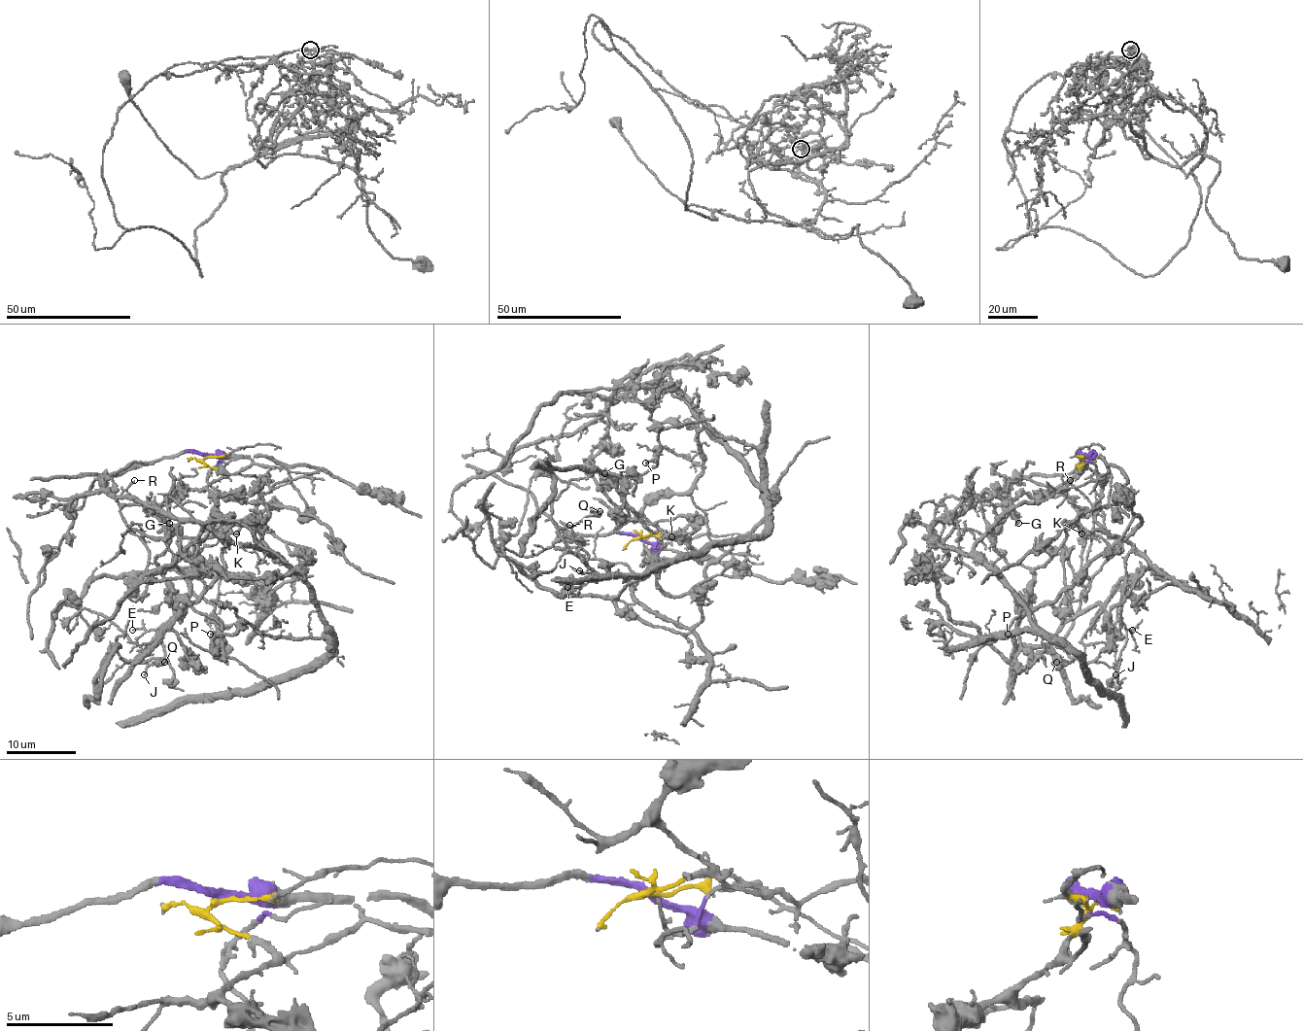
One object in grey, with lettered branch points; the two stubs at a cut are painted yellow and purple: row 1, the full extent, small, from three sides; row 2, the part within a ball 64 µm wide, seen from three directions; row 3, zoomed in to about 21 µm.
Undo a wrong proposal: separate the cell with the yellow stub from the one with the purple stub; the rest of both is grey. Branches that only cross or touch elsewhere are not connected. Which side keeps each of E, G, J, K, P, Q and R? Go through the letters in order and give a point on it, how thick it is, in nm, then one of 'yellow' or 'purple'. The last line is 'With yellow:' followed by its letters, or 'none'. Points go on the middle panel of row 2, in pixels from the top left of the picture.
E: place (567, 587); calibre 90 nm; purple
G: place (604, 473); calibre 130 nm; yellow
J: place (579, 570); calibre 140 nm; purple
K: place (671, 536); calibre 200 nm; yellow
P: place (645, 463); calibre 110 nm; yellow
Q: place (600, 511); calibre 480 nm; purple
R: place (569, 525); calibre 160 nm; purple
With yellow: G, K, P

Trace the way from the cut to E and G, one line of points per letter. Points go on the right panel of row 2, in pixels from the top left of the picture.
E: (1084, 456), (1100, 473), (1094, 489), (1100, 498), (1096, 522), (1131, 546), (1120, 621), (1133, 630)
G: (1084, 456), (970, 553), (931, 532), (948, 496), (1003, 504), (1018, 524)

